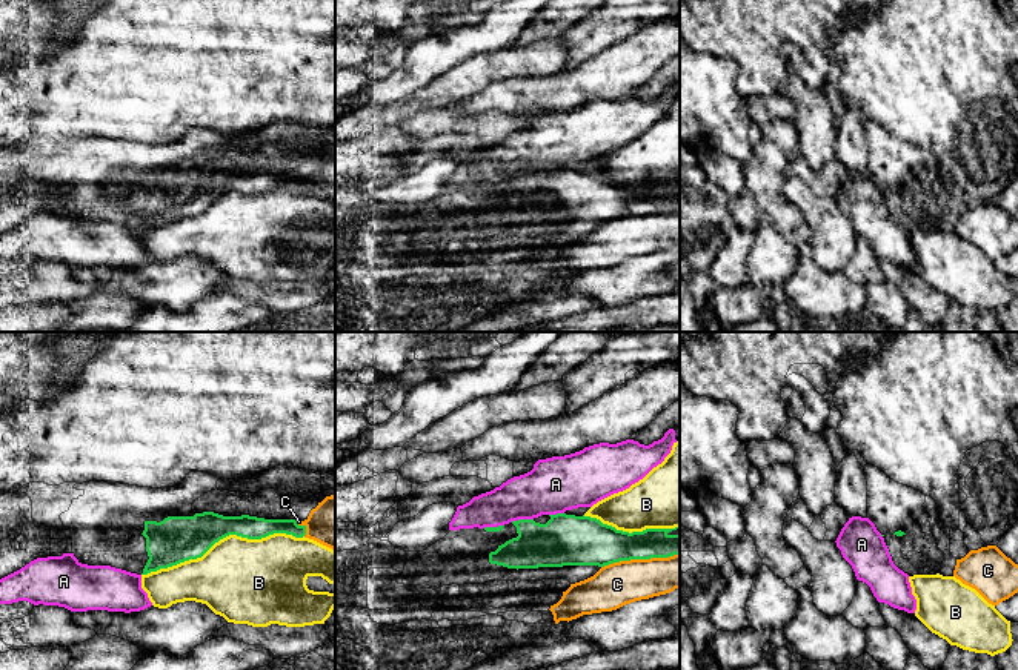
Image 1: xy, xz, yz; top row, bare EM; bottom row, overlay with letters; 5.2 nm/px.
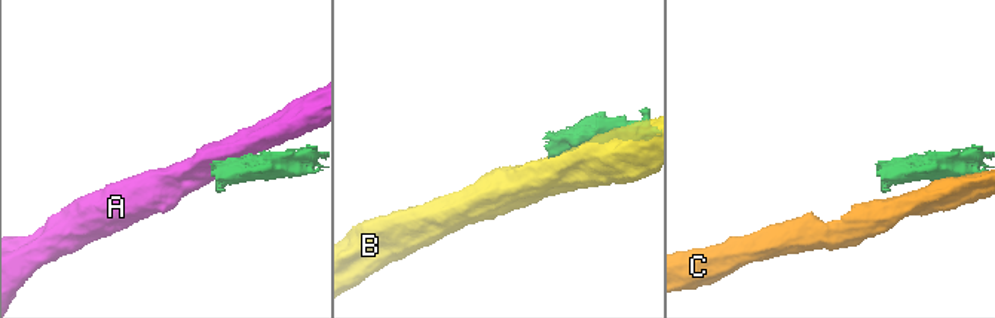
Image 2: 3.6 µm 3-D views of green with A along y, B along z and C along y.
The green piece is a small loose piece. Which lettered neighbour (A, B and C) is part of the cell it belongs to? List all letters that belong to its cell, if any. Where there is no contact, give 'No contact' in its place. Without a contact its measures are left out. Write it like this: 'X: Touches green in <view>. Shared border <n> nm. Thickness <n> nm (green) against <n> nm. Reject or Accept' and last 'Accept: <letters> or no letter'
A: Touches green in xz. Shared border 120 nm. Thickness 280 nm (green) against 280 nm. Reject
B: Touches green in xy. Shared border 850 nm. Thickness 240 nm (green) against 440 nm. Reject
C: Touches green in xz. Shared border 420 nm. Thickness 220 nm (green) against 220 nm. Reject
Accept: no letter

